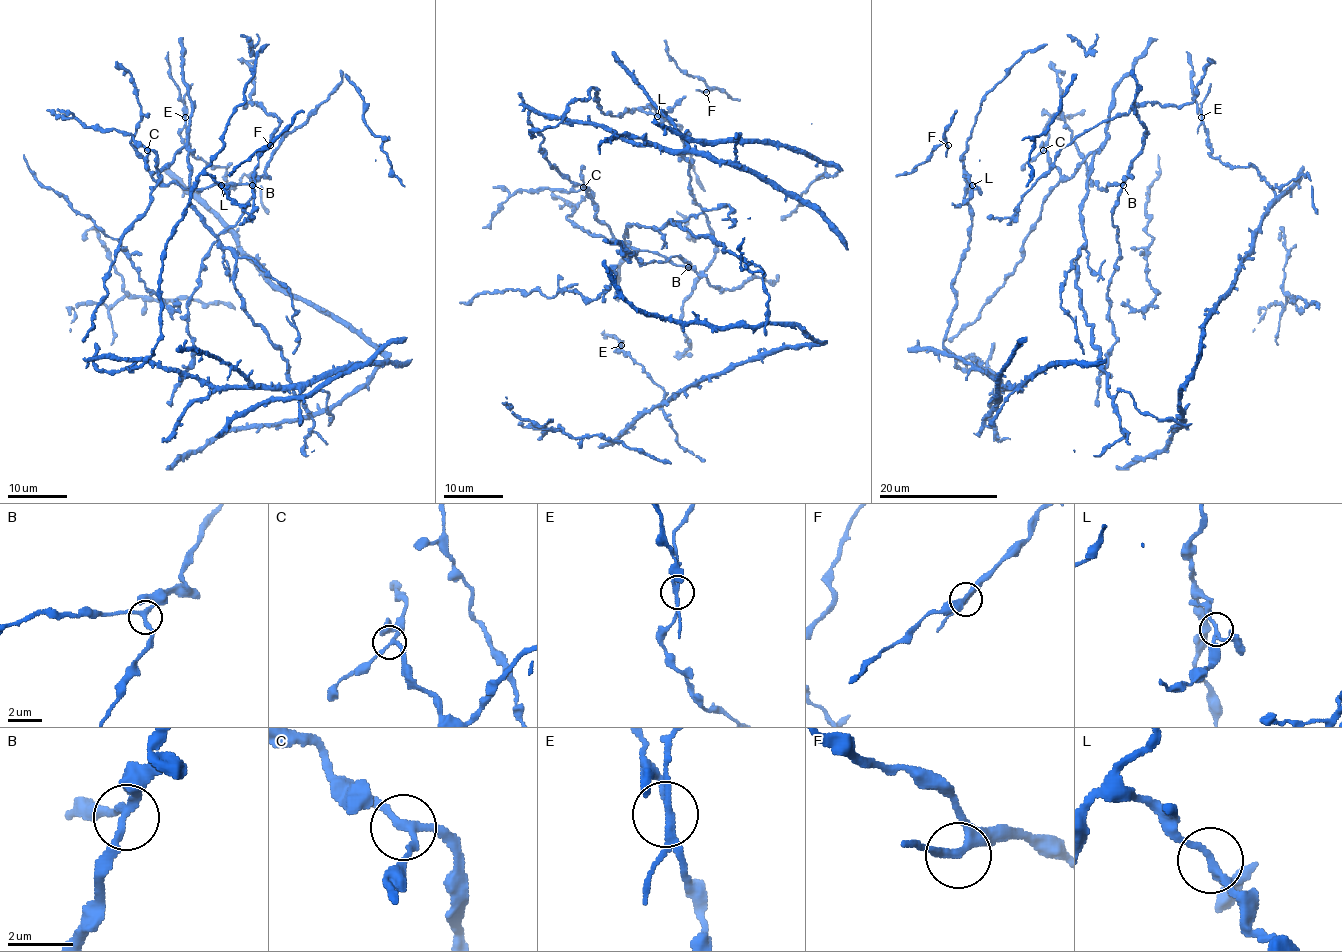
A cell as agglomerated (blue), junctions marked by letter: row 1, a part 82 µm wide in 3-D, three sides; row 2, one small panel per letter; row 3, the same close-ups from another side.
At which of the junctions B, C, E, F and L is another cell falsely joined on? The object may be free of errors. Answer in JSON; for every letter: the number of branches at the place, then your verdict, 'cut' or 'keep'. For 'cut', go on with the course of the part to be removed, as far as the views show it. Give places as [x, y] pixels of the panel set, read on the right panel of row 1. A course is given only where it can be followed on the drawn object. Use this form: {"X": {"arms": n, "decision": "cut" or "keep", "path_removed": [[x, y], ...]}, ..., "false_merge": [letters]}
{"B": {"arms": 3, "decision": "keep"}, "C": {"arms": 3, "decision": "keep"}, "E": {"arms": 3, "decision": "cut", "path_removed": [[1201, 117], [1201, 102], [1210, 83]]}, "F": {"arms": 3, "decision": "keep"}, "L": {"arms": 3, "decision": "keep"}, "false_merge": ["E"]}

